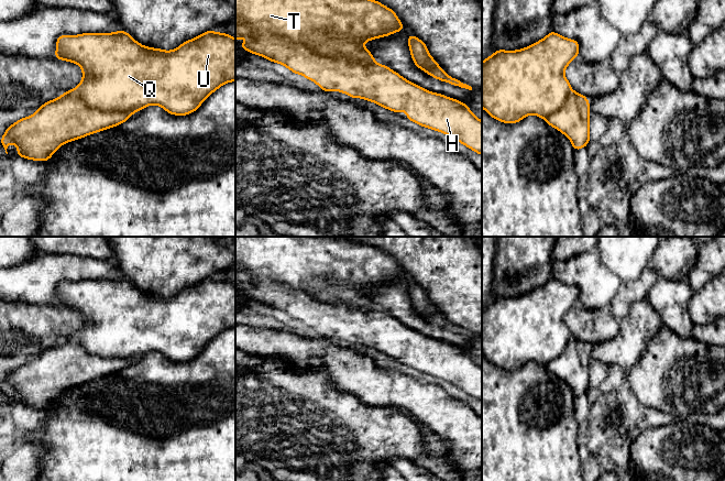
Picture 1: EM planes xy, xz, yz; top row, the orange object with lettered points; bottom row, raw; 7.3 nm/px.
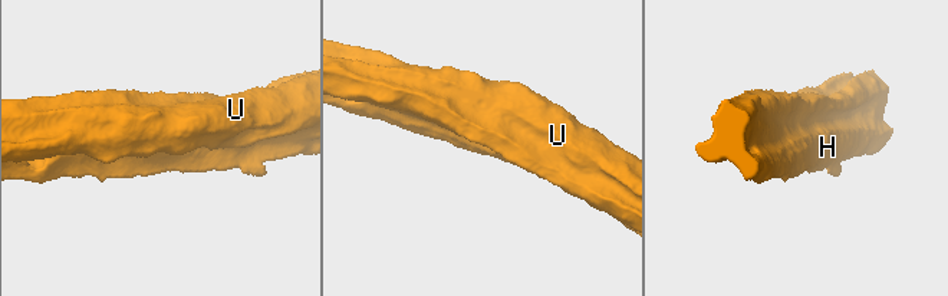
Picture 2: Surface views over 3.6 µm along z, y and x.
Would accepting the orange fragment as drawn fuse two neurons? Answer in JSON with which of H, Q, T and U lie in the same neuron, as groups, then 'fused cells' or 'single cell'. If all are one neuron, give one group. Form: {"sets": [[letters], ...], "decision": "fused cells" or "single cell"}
{"sets": [["H"], ["Q", "T", "U"]], "decision": "fused cells"}

